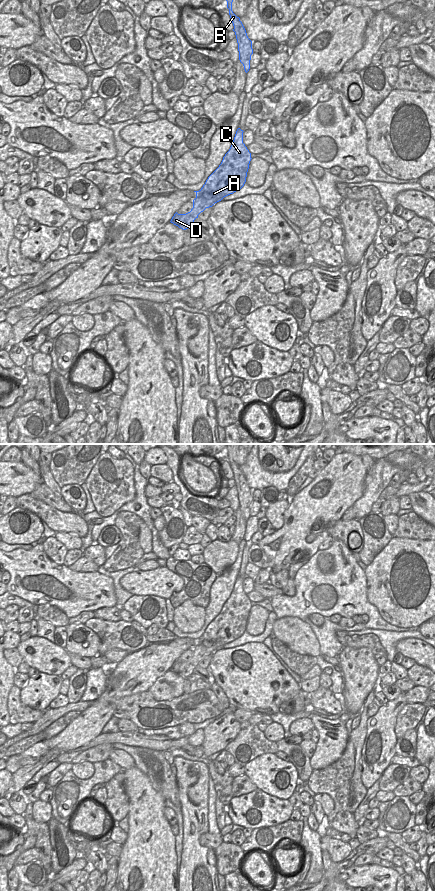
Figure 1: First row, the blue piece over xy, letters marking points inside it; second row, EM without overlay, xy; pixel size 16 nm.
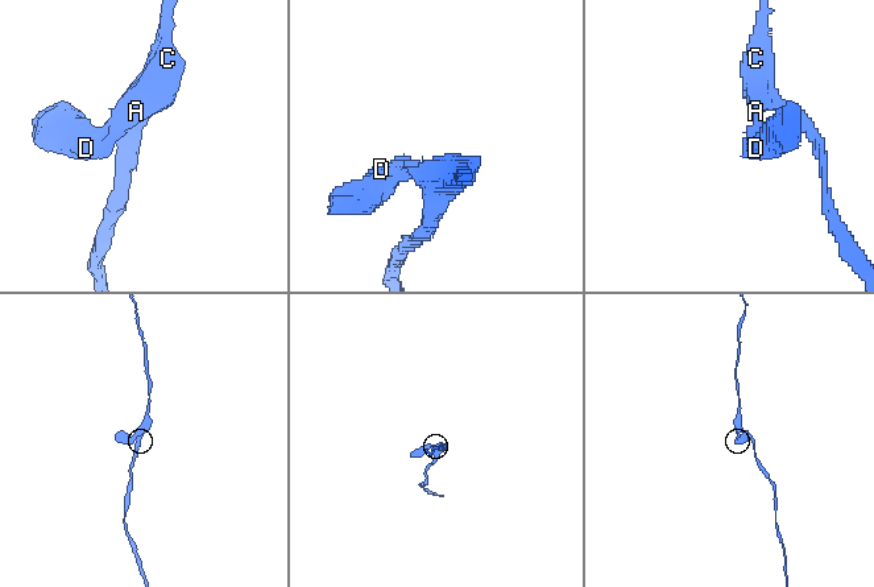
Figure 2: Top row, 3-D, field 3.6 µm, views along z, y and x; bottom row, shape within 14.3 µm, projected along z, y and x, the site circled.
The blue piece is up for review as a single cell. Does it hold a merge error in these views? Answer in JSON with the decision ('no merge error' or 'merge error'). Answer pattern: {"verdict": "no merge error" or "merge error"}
{"verdict": "no merge error"}

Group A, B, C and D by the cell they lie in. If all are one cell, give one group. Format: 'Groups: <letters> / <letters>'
Groups: A B C D.

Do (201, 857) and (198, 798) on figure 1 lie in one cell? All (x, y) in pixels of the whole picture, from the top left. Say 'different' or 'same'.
same

